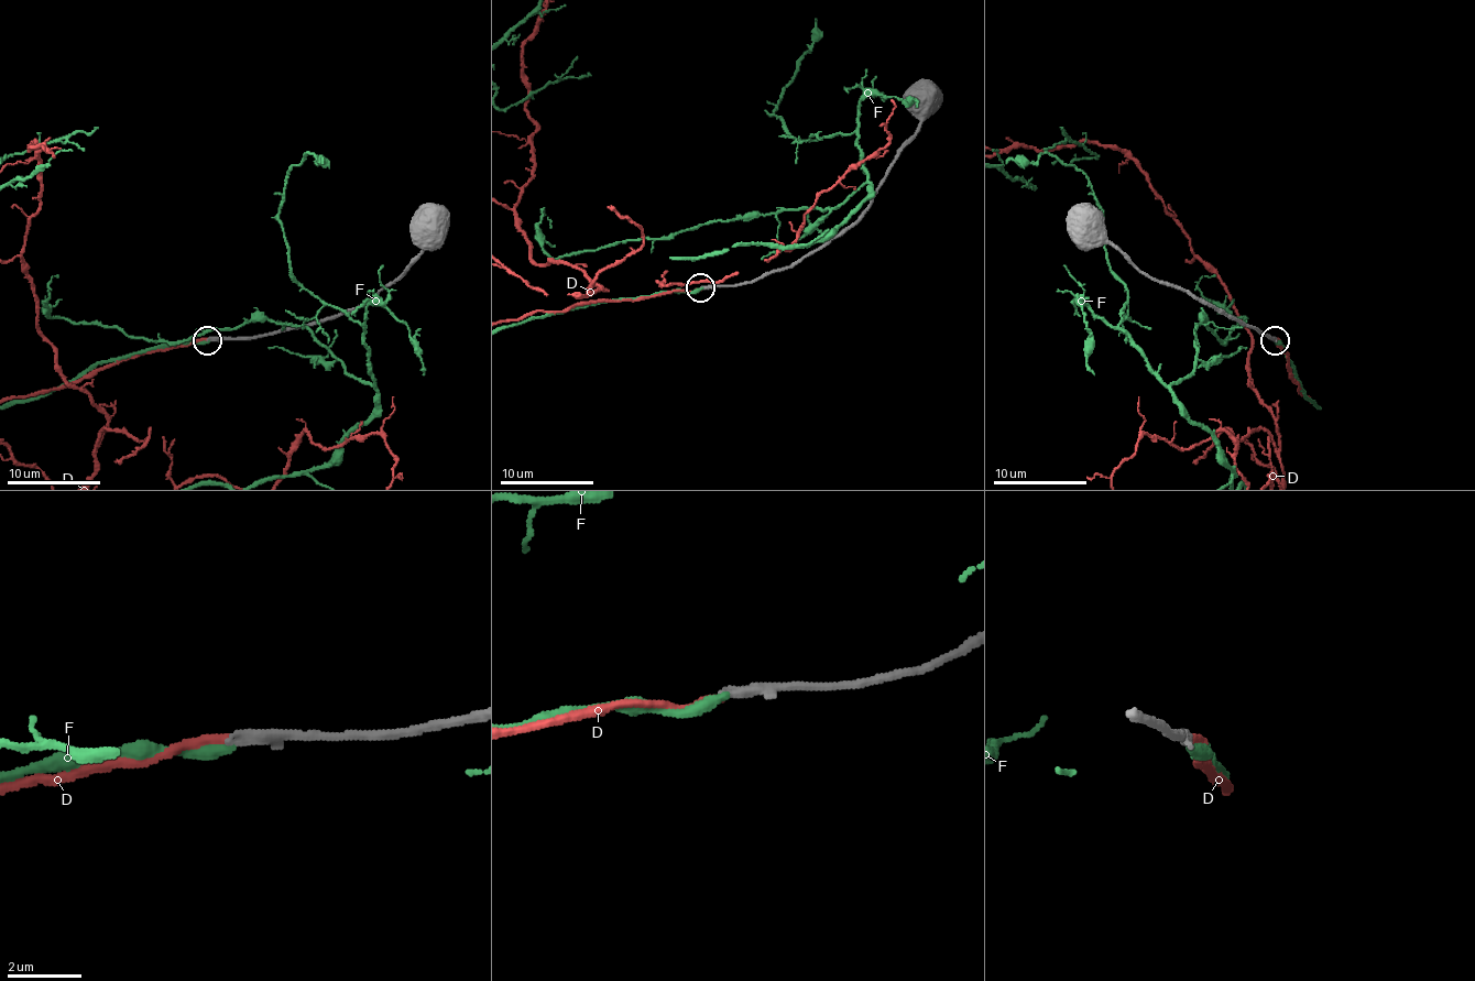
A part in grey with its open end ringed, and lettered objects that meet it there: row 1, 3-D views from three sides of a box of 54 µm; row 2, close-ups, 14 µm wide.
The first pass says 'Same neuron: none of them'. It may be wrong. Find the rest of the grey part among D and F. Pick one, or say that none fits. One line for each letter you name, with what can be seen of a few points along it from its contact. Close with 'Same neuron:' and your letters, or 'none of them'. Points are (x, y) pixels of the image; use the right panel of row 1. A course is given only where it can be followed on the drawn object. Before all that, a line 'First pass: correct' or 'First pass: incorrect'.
First pass: incorrect
Same neuron: D

